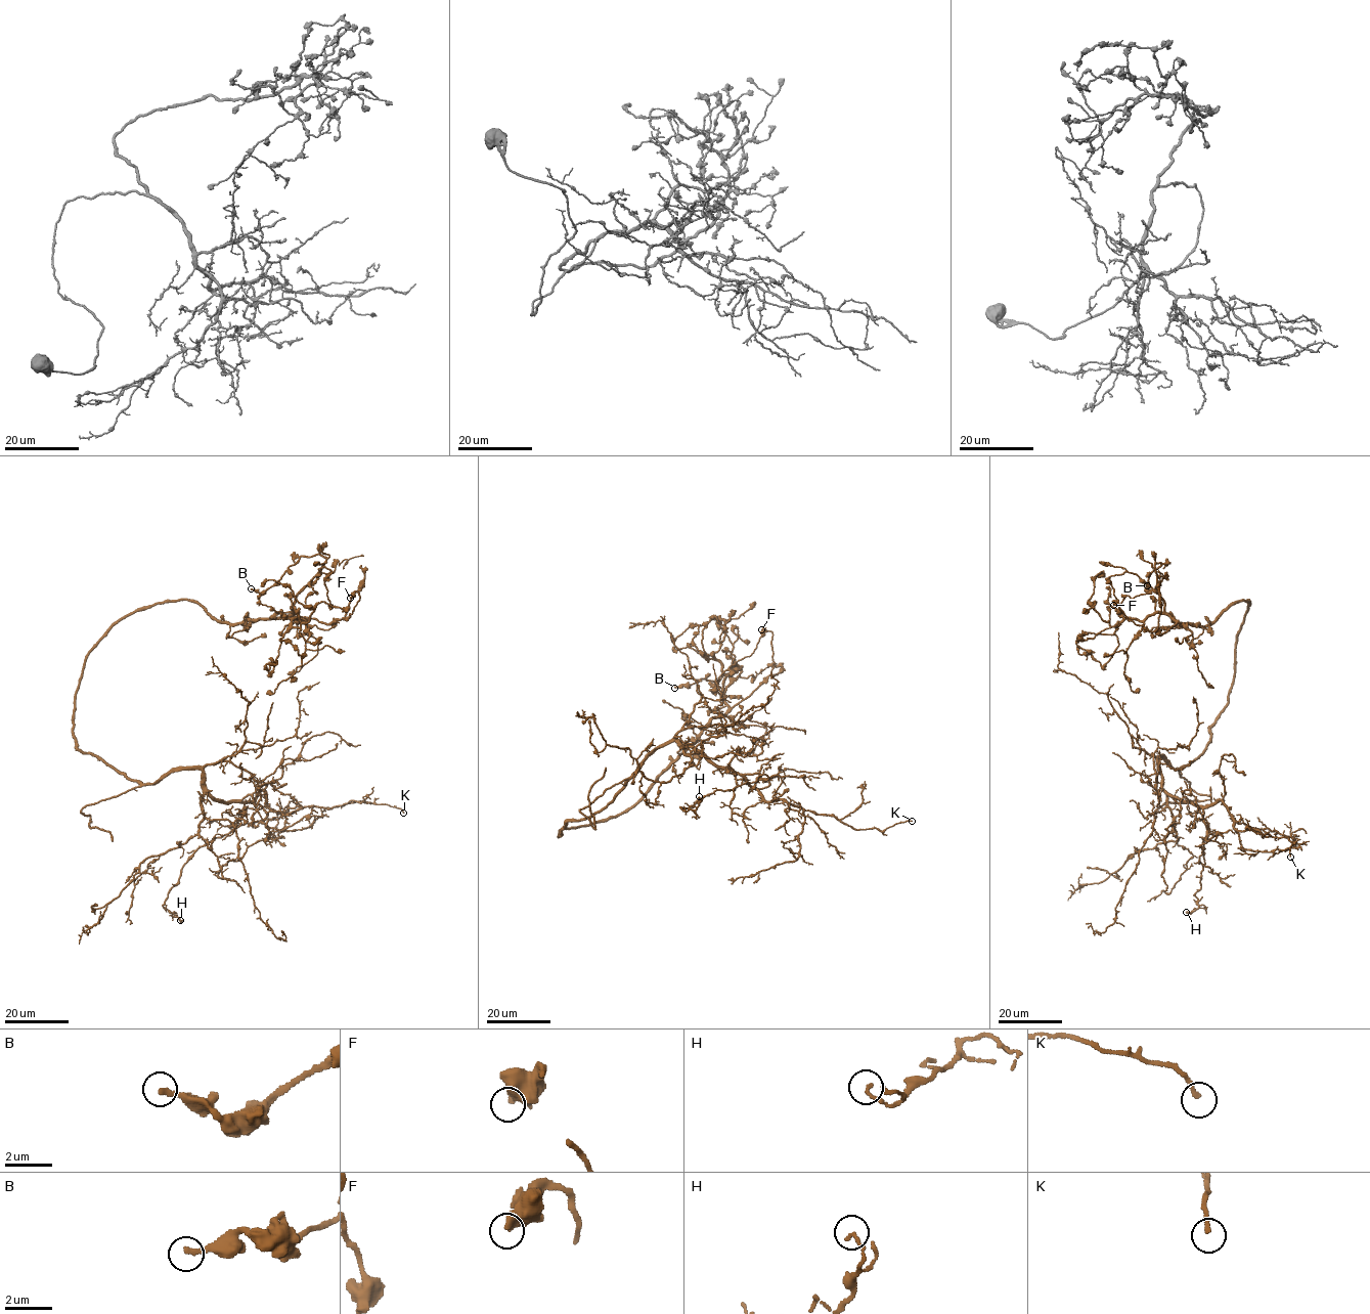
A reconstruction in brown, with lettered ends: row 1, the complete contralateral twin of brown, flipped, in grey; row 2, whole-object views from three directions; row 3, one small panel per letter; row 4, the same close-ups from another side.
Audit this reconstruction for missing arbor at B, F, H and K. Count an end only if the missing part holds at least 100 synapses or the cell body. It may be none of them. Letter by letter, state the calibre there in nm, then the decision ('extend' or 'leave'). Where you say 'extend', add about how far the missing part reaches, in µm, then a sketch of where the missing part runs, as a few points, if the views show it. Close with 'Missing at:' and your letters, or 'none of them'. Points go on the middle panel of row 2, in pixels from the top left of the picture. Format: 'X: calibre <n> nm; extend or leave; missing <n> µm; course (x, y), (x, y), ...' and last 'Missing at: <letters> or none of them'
B: calibre 240 nm; leave
F: calibre 240 nm; leave
H: calibre 130 nm; leave
K: calibre 170 nm; leave
Missing at: none of them

